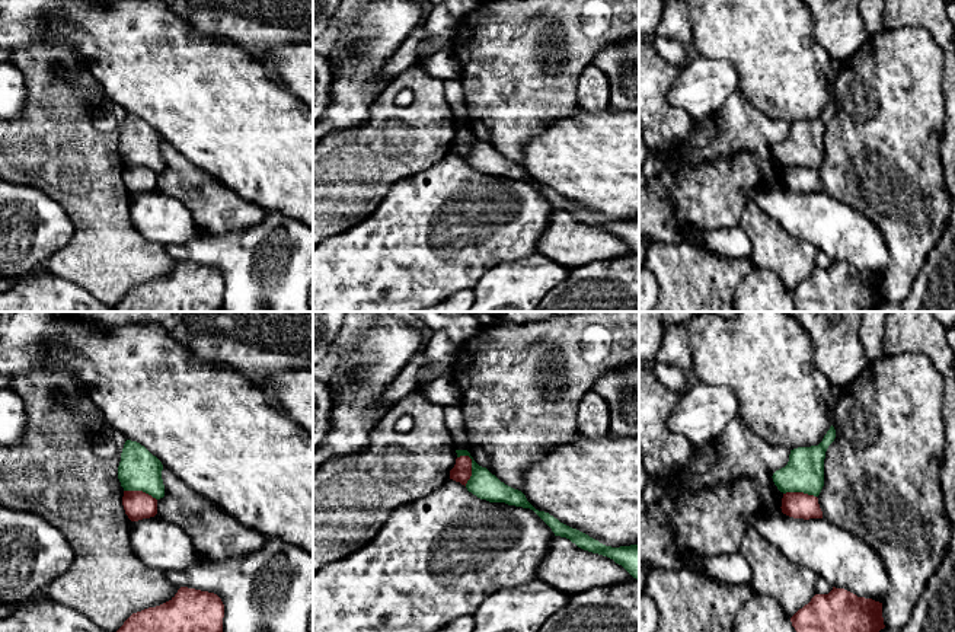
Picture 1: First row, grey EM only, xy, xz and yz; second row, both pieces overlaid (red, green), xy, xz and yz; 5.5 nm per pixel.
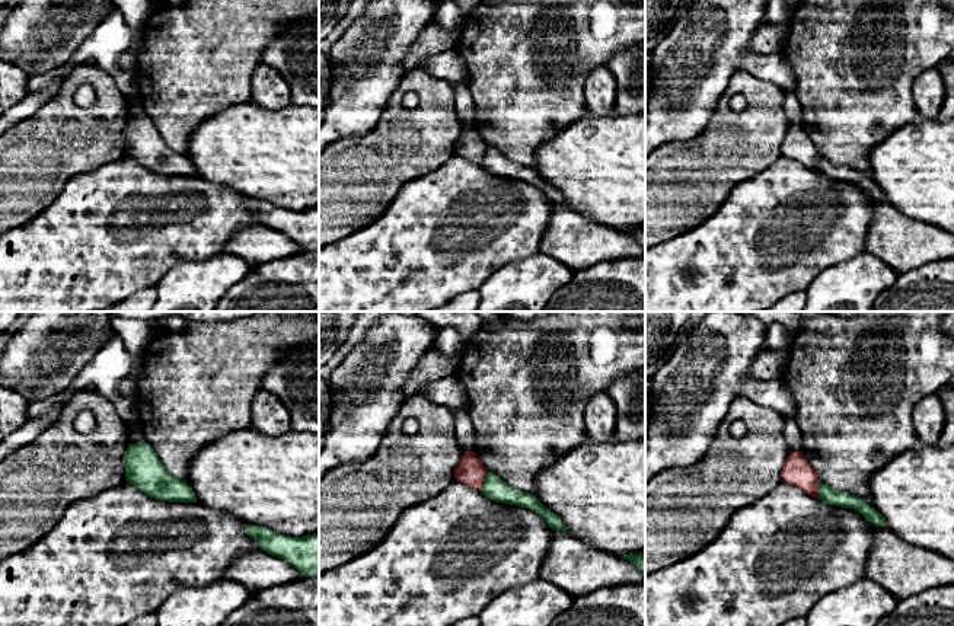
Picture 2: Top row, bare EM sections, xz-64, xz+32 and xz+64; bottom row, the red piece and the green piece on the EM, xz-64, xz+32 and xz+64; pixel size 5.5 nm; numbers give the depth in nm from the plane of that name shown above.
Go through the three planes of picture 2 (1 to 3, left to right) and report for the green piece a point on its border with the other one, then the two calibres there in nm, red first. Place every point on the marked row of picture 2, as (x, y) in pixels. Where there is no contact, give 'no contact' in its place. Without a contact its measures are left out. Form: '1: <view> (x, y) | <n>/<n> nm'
1: no contact
2: xz+32 (484, 479) | 150/120 nm
3: xz+64 (817, 488) | 160/90 nm

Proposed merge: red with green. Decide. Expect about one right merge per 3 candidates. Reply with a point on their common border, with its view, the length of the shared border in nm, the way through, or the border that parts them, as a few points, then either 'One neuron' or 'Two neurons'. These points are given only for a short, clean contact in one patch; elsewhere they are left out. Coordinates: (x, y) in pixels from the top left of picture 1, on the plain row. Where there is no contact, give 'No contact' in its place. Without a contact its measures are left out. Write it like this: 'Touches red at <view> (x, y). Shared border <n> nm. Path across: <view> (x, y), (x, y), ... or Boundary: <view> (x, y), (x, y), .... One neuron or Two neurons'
Touches red at xz (470, 141). Shared border 180 nm. Boundary: xz (460, 128), (466, 128), (470, 133), (470, 152), (465, 159). Two neurons

